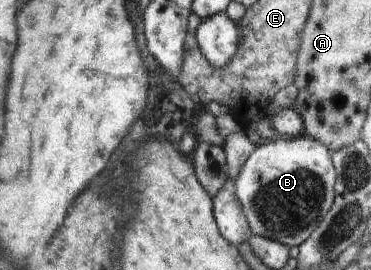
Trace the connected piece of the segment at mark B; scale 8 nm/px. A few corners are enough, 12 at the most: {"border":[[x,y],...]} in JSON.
{"border":[[306,134],[255,147],[234,181],[252,234],[299,246],[337,174]]}

